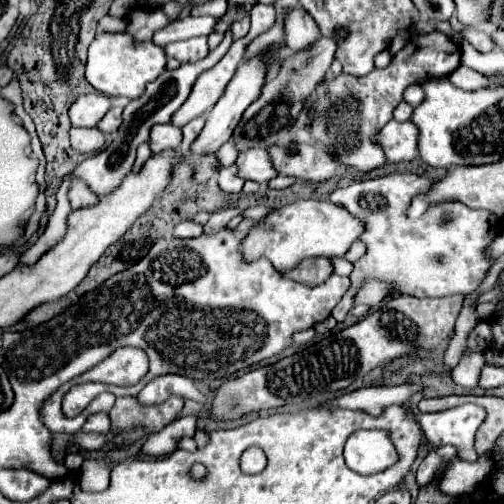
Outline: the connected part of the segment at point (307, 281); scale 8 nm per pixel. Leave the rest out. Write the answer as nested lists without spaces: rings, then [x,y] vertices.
[[[310,257],[306,261],[300,261],[298,267],[286,275],[298,283],[314,287],[314,285],[324,283],[332,275],[332,271],[334,271],[334,265],[330,257]]]

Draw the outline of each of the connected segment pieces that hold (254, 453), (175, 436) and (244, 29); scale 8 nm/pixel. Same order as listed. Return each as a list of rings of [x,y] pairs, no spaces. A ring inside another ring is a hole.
[[[248,447],[240,457],[240,468],[244,473],[260,473],[266,467],[266,455],[260,447]]]
[[[180,417],[180,419],[172,421],[168,427],[164,427],[162,431],[148,437],[148,441],[142,445],[142,453],[144,455],[172,453],[178,447],[182,437],[192,437],[192,427],[194,427],[194,417]]]
[[[242,17],[240,21],[236,21],[234,25],[232,25],[232,37],[234,39],[240,39],[240,37],[246,37],[248,35],[248,31],[250,31],[250,19],[248,17]]]

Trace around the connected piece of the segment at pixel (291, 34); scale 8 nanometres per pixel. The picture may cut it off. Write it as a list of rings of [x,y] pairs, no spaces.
[[[300,7],[290,9],[286,15],[286,45],[298,53],[310,49],[320,39],[320,29],[314,19]]]

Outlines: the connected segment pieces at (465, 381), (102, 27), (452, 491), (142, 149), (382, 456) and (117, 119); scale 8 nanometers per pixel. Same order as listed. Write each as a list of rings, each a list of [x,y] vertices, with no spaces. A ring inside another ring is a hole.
[[[468,351],[466,357],[460,359],[460,363],[456,365],[456,369],[452,371],[452,379],[456,381],[456,385],[462,385],[466,389],[474,389],[478,387],[478,379],[480,379],[480,371],[486,365],[484,353],[480,351]]]
[[[112,15],[102,17],[102,21],[98,23],[98,31],[108,31],[108,33],[118,33],[124,31],[126,27],[128,27],[126,17],[112,17]]]
[[[488,455],[478,457],[478,461],[454,461],[454,465],[446,467],[446,473],[442,473],[438,485],[440,491],[446,495],[468,495],[472,489],[476,489],[494,469],[494,461]]]
[[[142,143],[142,145],[138,147],[138,157],[136,157],[136,163],[134,163],[134,169],[132,169],[132,171],[134,171],[134,173],[138,173],[150,157],[152,157],[150,145],[148,145],[148,143]]]
[[[380,429],[356,431],[348,437],[348,451],[344,449],[346,465],[362,475],[372,475],[388,469],[398,461],[390,434]]]
[[[112,107],[110,113],[106,113],[106,117],[98,123],[98,129],[108,135],[114,133],[120,127],[120,123],[122,123],[122,107]]]

